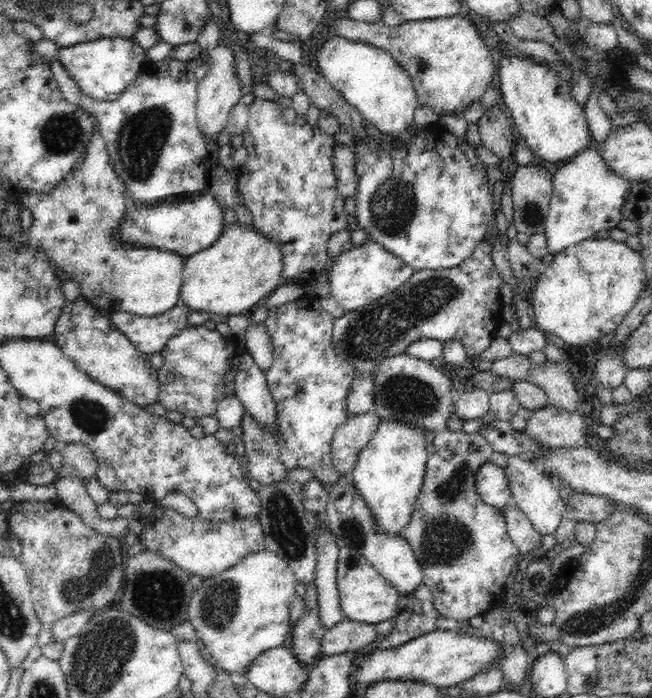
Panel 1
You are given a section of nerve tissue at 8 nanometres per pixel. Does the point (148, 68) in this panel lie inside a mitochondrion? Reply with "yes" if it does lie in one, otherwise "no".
no

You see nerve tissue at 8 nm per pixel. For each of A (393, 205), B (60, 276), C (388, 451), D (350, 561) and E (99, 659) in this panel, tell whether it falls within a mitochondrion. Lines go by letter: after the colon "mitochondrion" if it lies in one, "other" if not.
A: mitochondrion
B: other
C: other
D: mitochondrion
E: mitochondrion

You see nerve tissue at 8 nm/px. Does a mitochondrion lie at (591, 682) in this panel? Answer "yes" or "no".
no

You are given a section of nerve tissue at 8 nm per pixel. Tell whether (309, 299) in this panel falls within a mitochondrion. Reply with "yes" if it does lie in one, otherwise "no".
no

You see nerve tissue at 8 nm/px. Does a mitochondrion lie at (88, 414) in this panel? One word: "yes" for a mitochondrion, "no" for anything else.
yes

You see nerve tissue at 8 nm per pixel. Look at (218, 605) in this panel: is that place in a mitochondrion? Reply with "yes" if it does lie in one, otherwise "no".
yes

